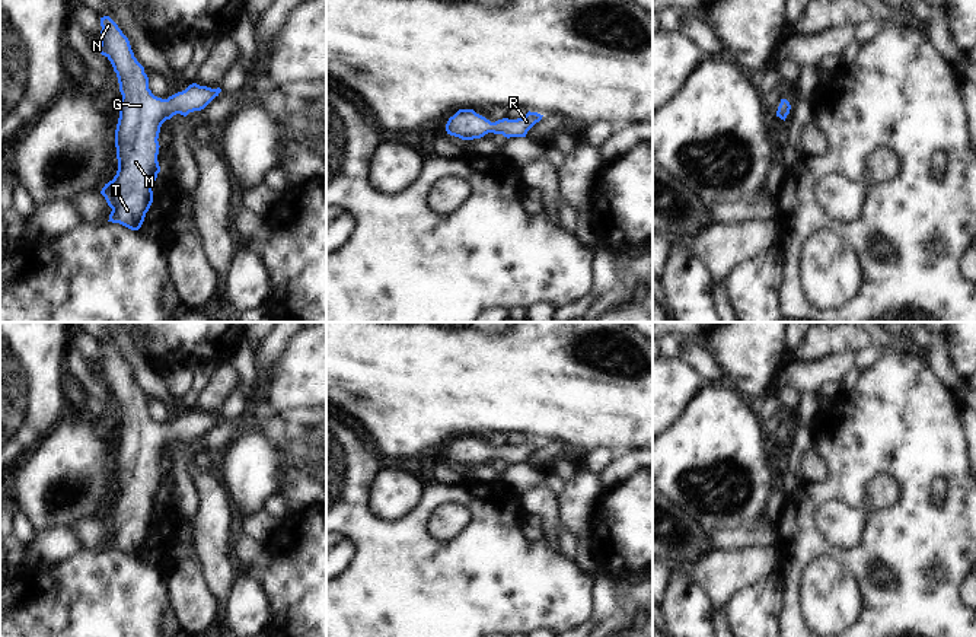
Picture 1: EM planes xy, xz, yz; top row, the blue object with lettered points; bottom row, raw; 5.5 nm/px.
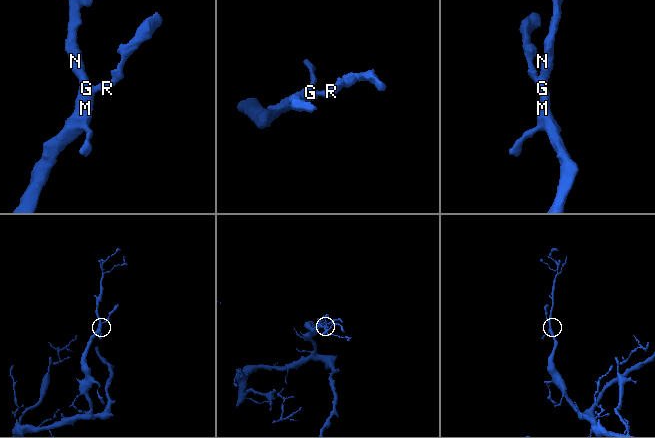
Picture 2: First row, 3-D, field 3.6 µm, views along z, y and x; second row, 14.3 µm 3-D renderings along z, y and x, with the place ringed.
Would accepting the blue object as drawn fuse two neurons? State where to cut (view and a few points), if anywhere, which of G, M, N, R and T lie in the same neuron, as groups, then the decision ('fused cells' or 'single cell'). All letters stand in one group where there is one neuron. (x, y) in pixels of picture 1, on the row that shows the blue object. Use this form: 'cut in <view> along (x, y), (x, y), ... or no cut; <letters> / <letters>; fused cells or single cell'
no cut; G M N R T; single cell

